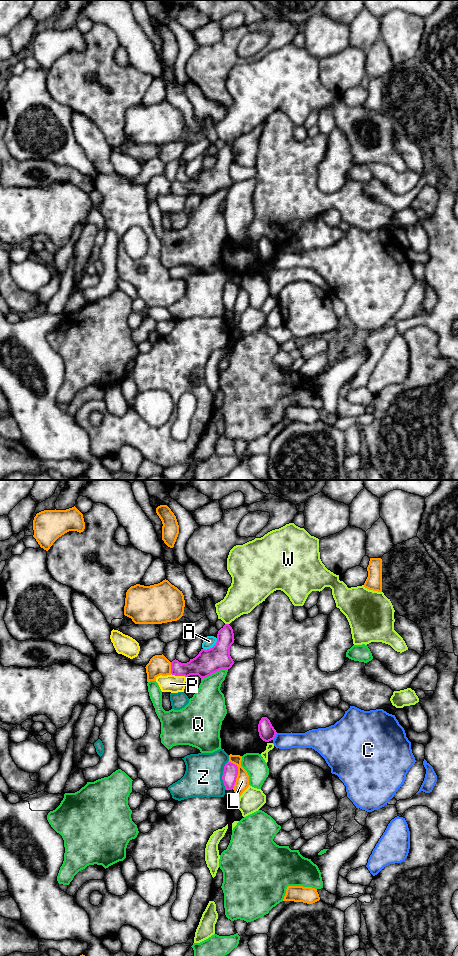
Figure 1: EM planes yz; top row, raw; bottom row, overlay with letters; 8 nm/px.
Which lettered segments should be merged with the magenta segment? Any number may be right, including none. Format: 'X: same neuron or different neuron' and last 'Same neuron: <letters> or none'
A: different neuron
C: different neuron
L: different neuron
P: different neuron
Q: different neuron
W: different neuron
Z: different neuron
Same neuron: none

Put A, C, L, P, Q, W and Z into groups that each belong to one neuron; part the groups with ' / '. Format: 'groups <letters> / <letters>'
groups A C / L / P / Q / W / Z

